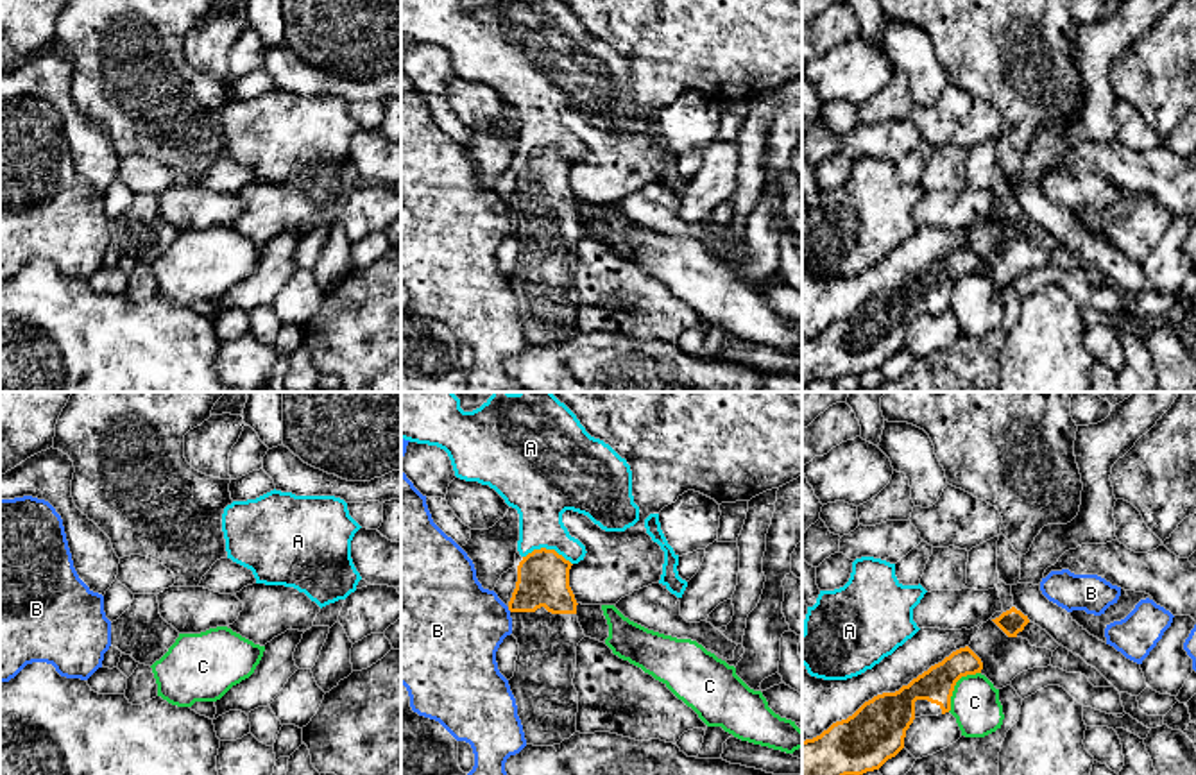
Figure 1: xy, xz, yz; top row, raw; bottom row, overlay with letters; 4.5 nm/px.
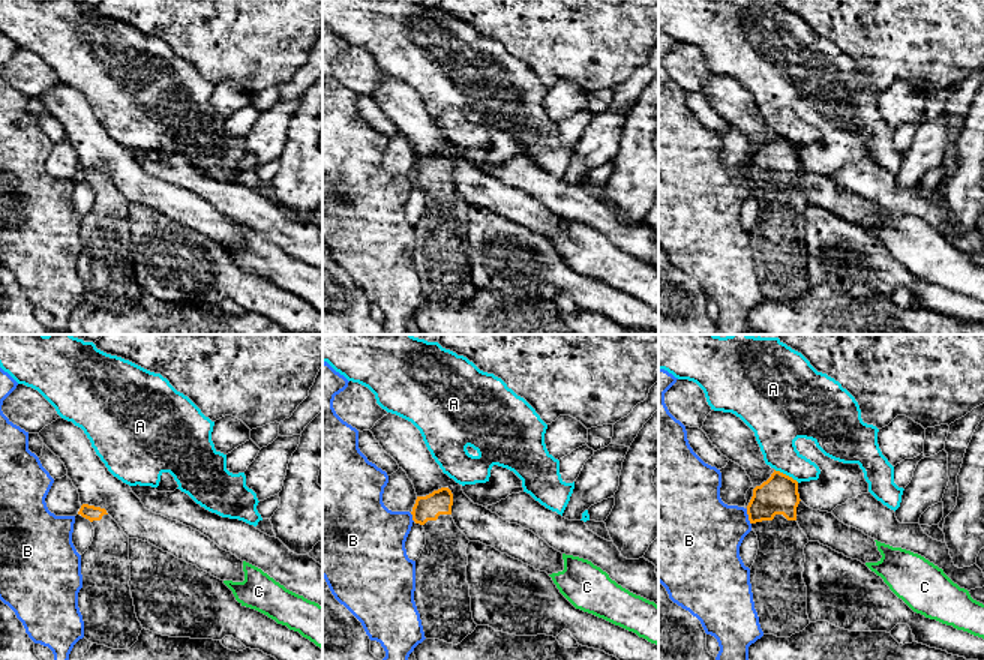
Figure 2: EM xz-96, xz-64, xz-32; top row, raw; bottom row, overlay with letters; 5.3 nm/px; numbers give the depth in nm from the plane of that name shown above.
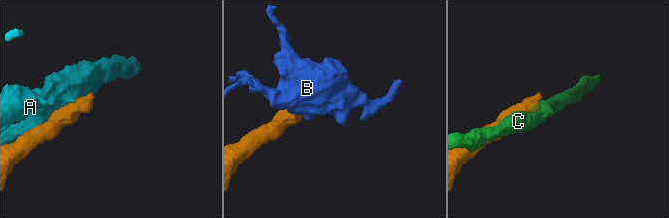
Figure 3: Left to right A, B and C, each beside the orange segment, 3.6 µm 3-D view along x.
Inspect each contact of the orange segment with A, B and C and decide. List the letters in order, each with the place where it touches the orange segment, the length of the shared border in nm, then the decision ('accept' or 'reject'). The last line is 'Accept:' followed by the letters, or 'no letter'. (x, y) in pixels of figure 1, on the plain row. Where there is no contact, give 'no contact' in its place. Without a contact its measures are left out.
A: meets orange in xz at (548, 149); contact 220 nm long; reject
B: meets orange in xz at (509, 208); contact 30 nm long; reject
C: meets orange in yz at (955, 283); contact 240 nm long; reject
Accept: no letter

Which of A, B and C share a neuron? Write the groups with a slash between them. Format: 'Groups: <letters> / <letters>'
Groups: A / B / C

